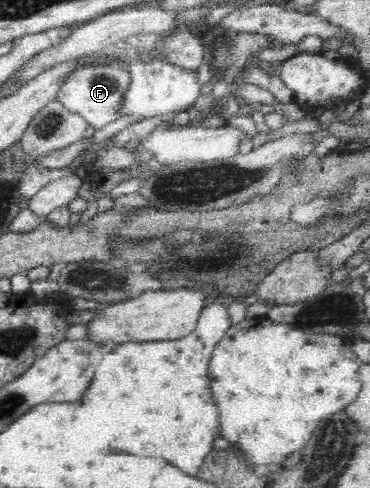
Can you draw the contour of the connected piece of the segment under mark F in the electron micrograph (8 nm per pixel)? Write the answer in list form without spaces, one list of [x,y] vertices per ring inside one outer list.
[[[120,65],[82,66],[65,79],[55,100],[60,101],[60,104],[69,111],[80,114],[90,126],[98,130],[120,117],[121,99],[129,89],[130,82],[129,70],[120,69]]]

